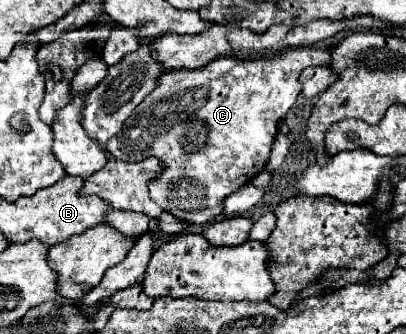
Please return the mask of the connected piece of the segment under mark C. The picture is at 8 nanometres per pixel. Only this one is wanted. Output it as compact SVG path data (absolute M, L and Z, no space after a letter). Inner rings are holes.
M291 48L291 50L283 50L281 54L273 56L273 58L255 58L255 60L239 60L239 58L215 58L213 62L209 62L203 68L197 70L169 70L161 80L159 86L135 108L135 112L129 116L129 120L125 120L123 128L119 134L115 134L107 146L105 152L109 158L145 158L145 156L155 156L157 160L161 160L161 174L157 174L151 182L149 182L149 192L151 192L151 200L155 204L161 206L161 210L173 214L175 218L179 218L181 222L187 224L207 224L209 220L213 220L215 216L219 216L223 212L225 206L225 198L229 194L233 194L235 190L239 190L241 186L249 184L267 164L269 158L269 150L271 144L275 140L275 134L279 130L281 120L285 118L285 114L289 112L289 108L295 104L299 92L301 92L301 82L299 76L307 66L329 66L329 56L331 56L331 48L319 50L319 48Z

